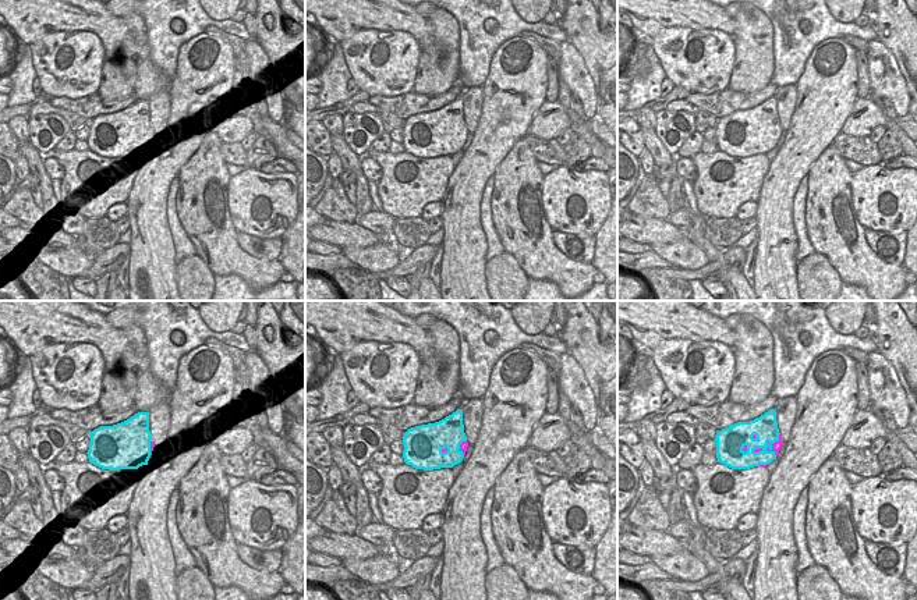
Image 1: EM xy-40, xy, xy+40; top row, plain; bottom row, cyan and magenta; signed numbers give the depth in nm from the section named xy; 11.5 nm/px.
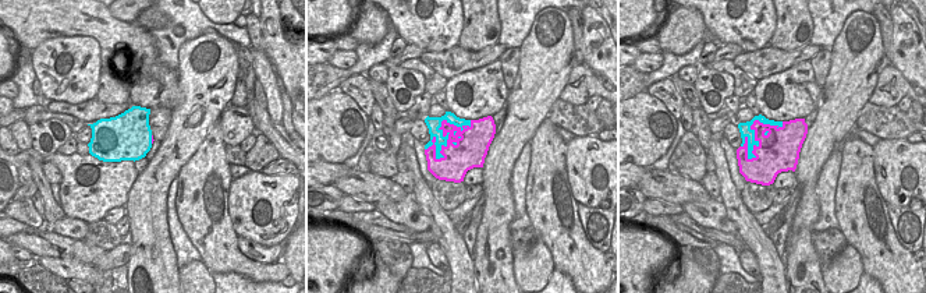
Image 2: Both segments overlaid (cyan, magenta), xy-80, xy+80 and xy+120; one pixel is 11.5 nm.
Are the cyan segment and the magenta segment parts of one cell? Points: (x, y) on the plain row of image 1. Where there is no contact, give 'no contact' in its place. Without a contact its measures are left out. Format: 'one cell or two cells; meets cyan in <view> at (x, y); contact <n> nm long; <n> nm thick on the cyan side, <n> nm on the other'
two cells; meets cyan in xy+40 at (772, 131); contact 280 nm long; 280 nm thick on the cyan side, 120 nm on the other

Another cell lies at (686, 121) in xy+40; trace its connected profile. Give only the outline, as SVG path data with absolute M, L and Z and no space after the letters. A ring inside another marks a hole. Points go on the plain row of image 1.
M661 110L656 116L656 127L655 127L655 134L658 138L663 138L662 134L662 125L661 123L663 121L665 124L670 124L675 121L679 128L676 129L675 135L672 136L672 145L665 146L666 150L673 156L677 157L677 153L683 143L695 132L695 118L693 114L687 111L668 111L668 110Z

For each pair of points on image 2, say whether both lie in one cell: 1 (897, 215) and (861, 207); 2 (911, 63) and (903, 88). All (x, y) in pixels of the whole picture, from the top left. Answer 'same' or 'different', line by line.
1: different
2: different

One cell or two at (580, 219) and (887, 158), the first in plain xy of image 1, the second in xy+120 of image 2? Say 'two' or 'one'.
one

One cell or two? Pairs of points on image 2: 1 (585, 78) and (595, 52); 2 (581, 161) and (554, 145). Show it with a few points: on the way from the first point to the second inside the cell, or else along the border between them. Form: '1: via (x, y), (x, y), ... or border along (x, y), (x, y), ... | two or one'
1: border along (582, 63), (596, 77) | two
2: border along (566, 143), (550, 180) | two

